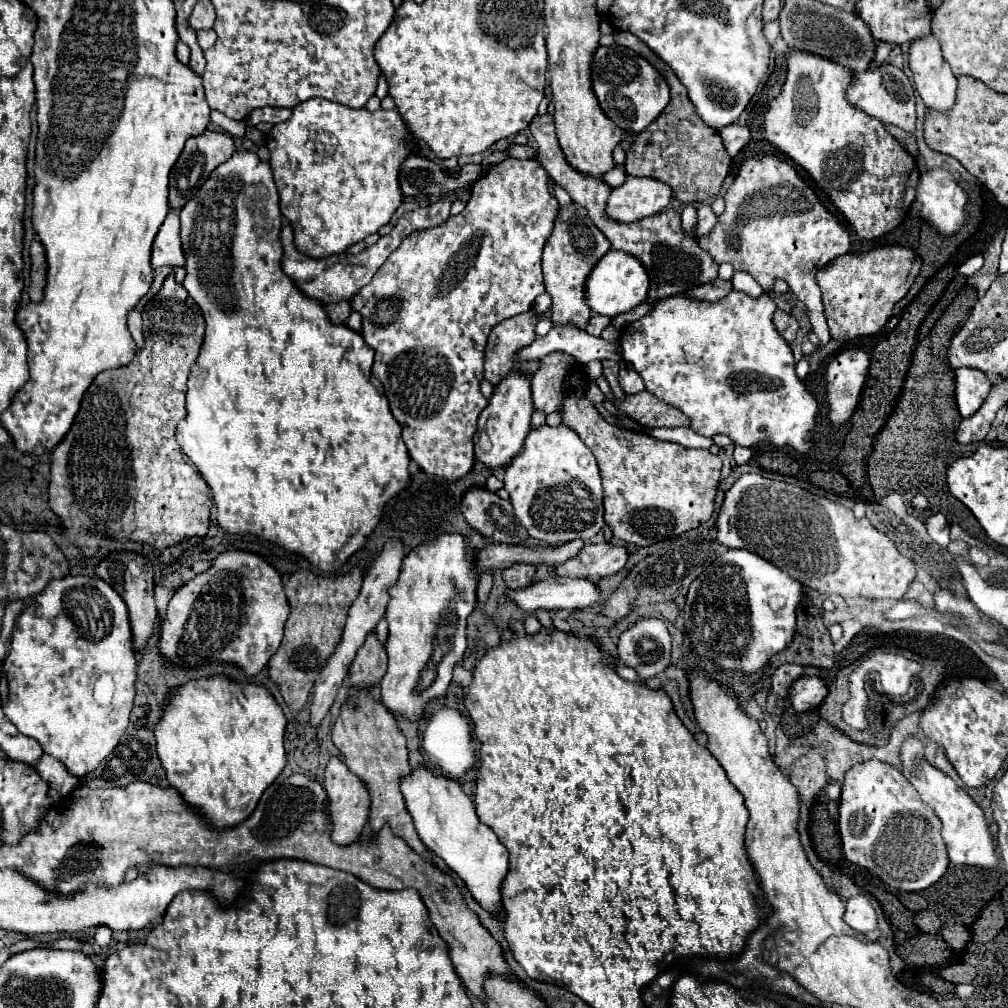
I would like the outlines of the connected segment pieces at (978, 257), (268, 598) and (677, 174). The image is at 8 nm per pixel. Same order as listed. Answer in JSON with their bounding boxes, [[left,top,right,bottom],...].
[[958,253,984,277],[159,549,289,675],[615,31,731,203]]

